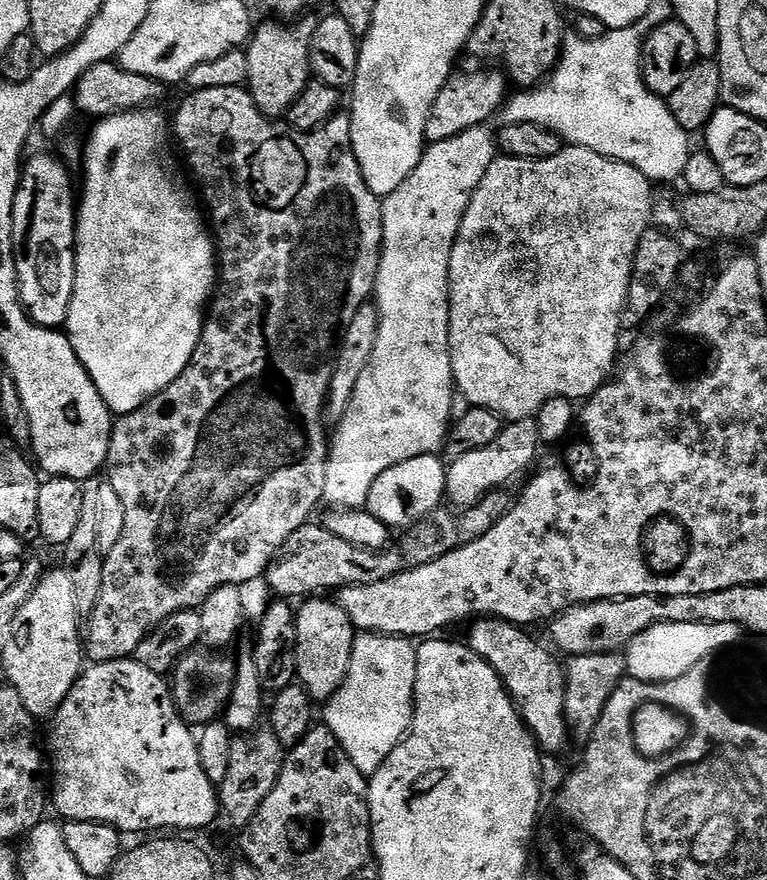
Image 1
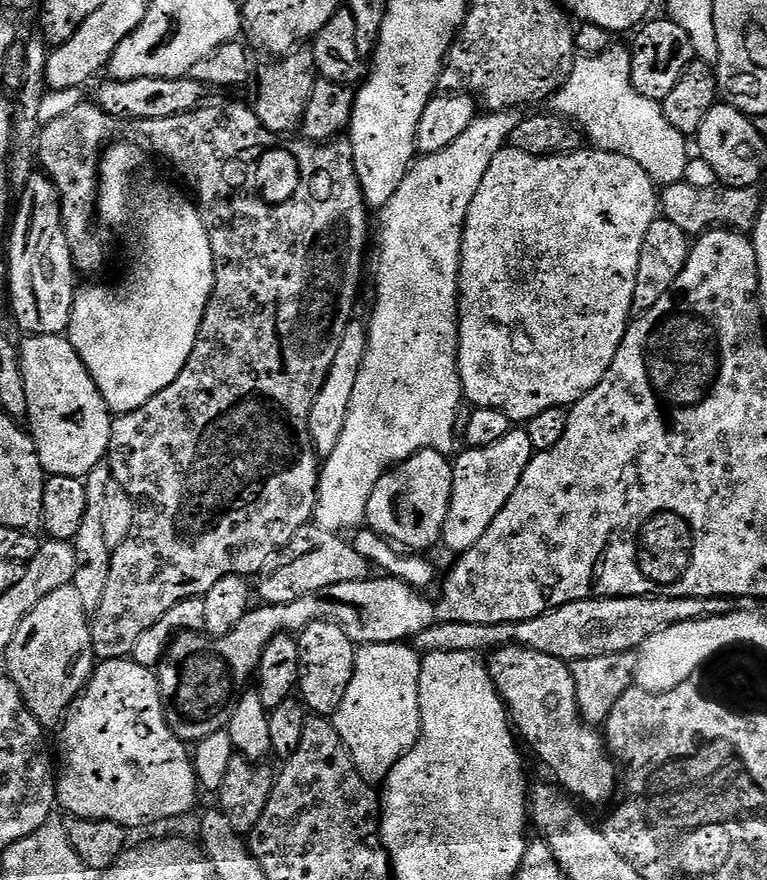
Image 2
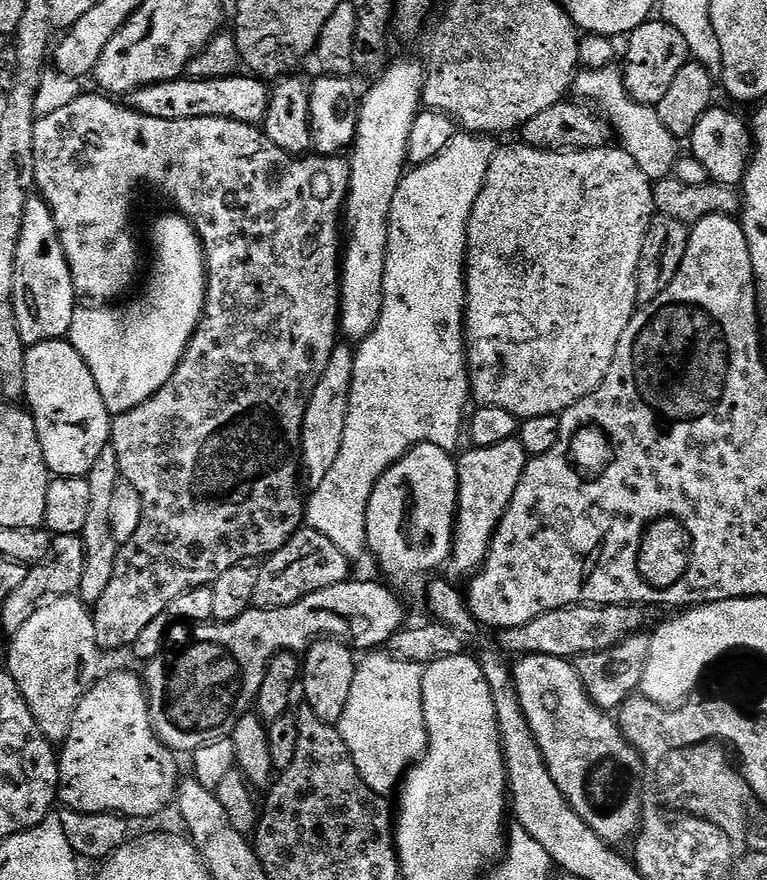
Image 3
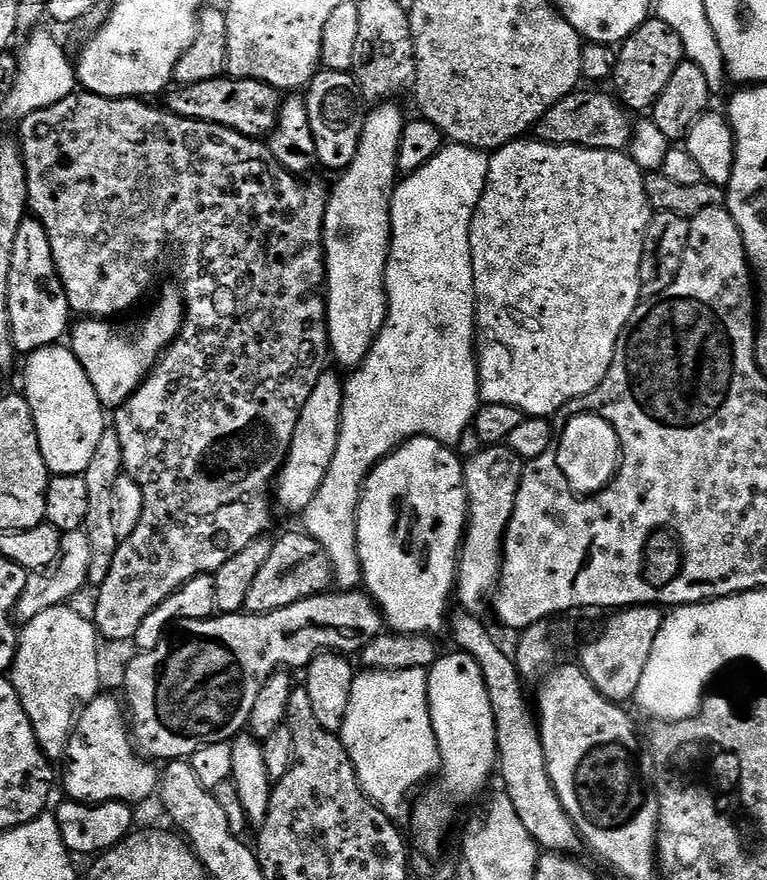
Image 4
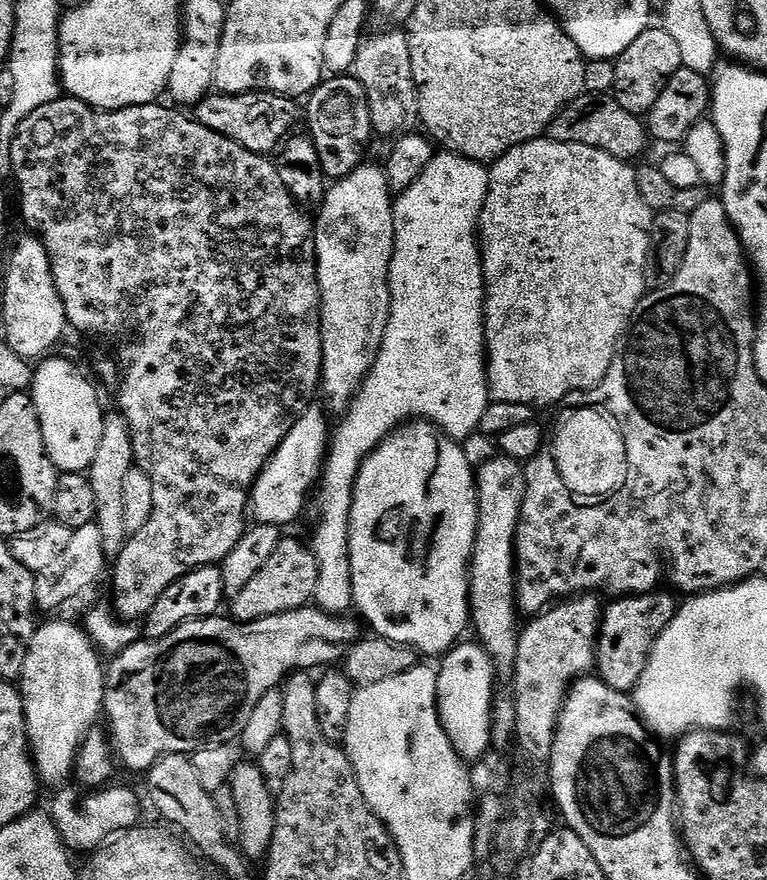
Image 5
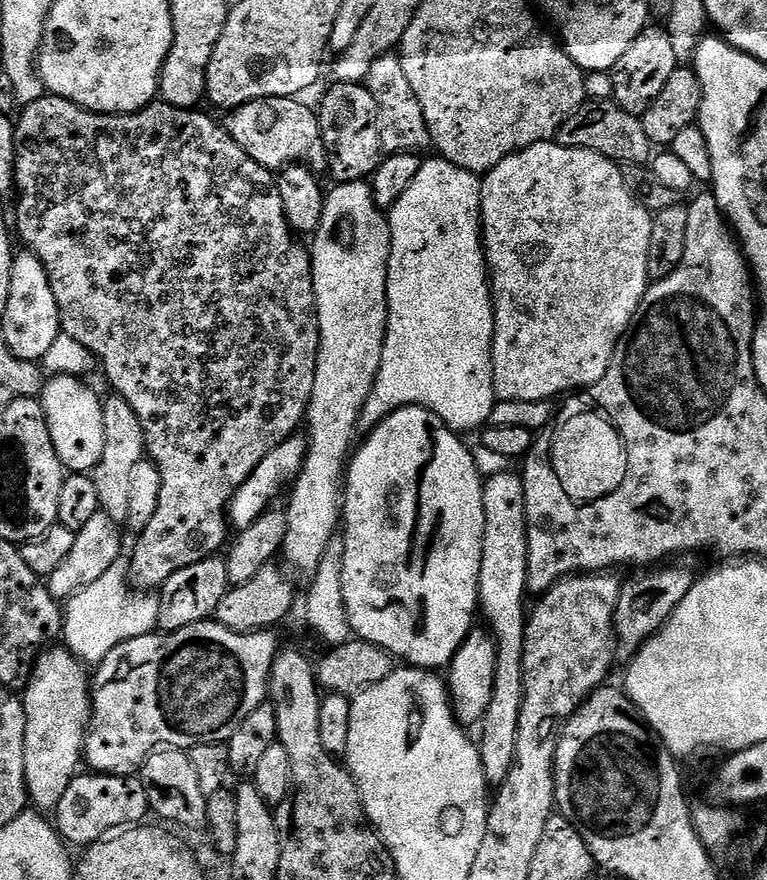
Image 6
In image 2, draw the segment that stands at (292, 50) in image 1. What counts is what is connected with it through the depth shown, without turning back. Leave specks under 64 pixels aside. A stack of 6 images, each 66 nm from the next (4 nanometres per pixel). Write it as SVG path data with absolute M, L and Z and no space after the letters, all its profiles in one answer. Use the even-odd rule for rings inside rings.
M308 46L297 47L295 52L273 59L255 77L256 80L256 117L262 126L271 132L292 134L299 129L302 118L306 114L306 102L310 102L310 94L314 94L314 86L318 79L316 59L312 57L312 49Z

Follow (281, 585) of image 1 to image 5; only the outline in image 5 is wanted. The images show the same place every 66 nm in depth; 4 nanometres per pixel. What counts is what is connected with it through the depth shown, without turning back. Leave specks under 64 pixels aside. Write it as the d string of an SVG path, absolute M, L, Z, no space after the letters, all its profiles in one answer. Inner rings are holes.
M281 539L278 550L270 554L266 566L254 574L254 579L237 596L231 597L231 619L249 624L274 614L286 614L290 610L309 607L313 603L316 587L320 581L320 570L316 554L307 543L300 540Z

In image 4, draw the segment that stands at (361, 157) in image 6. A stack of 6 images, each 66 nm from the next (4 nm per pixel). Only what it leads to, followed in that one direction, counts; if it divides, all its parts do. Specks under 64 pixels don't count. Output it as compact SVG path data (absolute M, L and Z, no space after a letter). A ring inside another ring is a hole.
M329 68L317 71L306 89L306 110L310 114L310 130L314 130L314 146L318 146L319 167L333 168L336 174L343 172L350 162L354 162L354 154L358 154L362 130L368 117L360 83L351 72Z

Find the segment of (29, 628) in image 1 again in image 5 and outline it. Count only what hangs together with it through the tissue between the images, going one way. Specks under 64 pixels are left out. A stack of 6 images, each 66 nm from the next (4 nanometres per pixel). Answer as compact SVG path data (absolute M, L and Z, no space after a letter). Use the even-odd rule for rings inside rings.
M52 620L49 624L41 623L37 627L34 638L28 647L26 662L22 666L22 674L18 681L20 697L24 703L26 714L26 730L28 731L28 747L32 763L39 776L41 785L52 787L52 790L67 785L76 771L76 755L80 747L93 731L96 719L101 719L104 710L104 694L106 691L106 668L100 665L102 659L87 631L68 620Z

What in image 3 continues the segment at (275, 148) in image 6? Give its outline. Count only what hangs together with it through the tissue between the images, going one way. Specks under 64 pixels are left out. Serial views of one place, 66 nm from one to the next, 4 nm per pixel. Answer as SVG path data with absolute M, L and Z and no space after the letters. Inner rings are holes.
M251 74L209 80L181 78L142 86L128 93L126 103L138 114L146 114L146 118L162 118L166 122L178 122L182 118L230 118L259 125L268 109L269 91L269 85L263 79Z

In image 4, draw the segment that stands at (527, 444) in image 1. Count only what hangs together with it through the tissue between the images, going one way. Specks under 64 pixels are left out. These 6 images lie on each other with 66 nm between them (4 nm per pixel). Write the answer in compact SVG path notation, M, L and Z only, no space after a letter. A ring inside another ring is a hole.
M484 446L479 450L481 452L474 453L464 464L464 488L468 491L468 526L464 529L464 542L460 546L460 562L456 566L454 596L457 601L460 599L459 607L463 611L472 616L483 617L484 611L489 611L496 585L500 582L500 567L504 561L504 535L514 514L525 461L506 446Z

